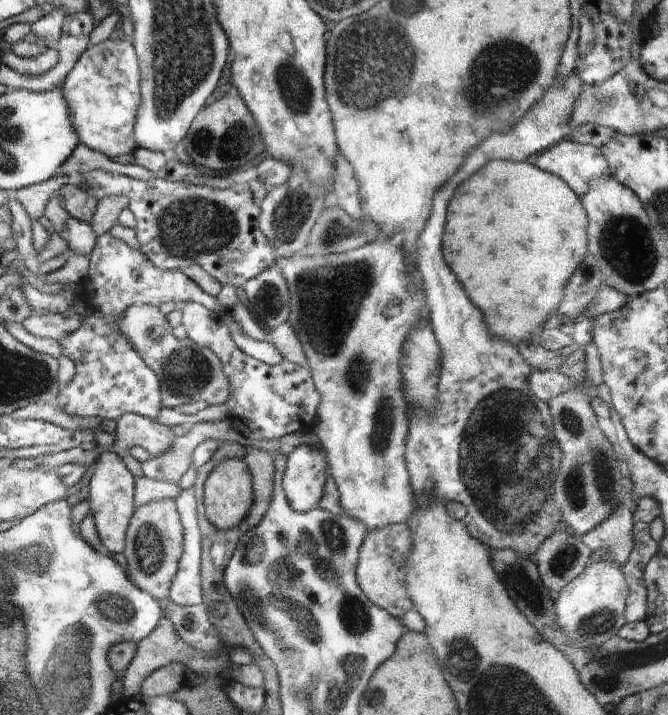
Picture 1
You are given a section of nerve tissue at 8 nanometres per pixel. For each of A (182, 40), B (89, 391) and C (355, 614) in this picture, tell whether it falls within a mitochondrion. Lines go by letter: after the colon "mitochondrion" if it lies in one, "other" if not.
A: mitochondrion
B: other
C: mitochondrion

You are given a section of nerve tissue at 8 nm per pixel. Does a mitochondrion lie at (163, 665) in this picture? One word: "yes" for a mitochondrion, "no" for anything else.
no

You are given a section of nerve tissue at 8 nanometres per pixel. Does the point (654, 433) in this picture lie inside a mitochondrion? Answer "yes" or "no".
no

